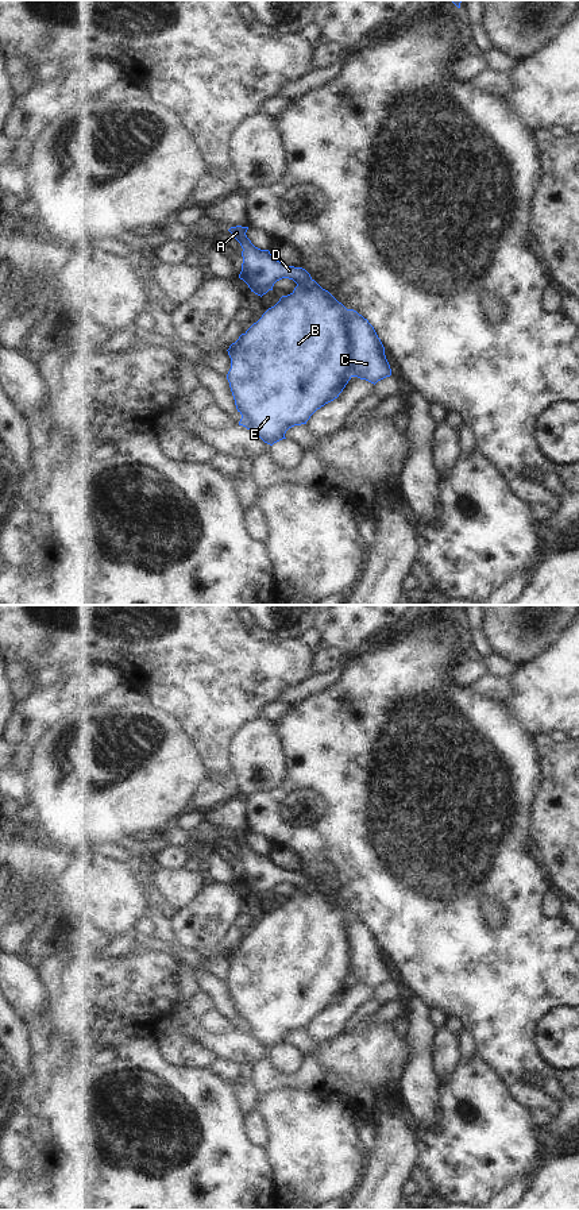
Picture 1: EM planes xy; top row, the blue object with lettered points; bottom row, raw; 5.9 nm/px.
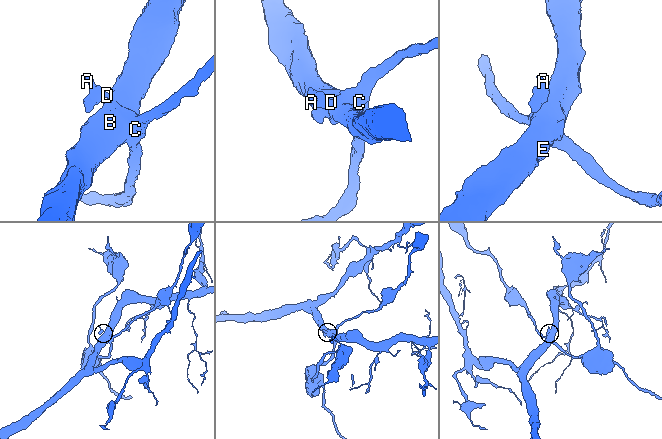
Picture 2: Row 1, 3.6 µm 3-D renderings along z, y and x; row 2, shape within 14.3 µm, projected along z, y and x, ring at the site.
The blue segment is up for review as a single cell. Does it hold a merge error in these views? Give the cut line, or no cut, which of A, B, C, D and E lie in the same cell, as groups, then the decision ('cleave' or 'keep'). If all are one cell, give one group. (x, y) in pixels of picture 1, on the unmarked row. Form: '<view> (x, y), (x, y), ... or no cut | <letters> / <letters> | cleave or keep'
xy (344, 912), (343, 921), (350, 947), (352, 981) | A C D / B E | cleave

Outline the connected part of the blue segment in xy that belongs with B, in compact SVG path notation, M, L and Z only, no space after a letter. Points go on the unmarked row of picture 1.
M314 885L297 889L290 899L282 901L229 951L227 984L242 1020L239 1030L273 1051L286 1044L289 1033L306 1029L317 1014L339 1002L352 982L344 913Z

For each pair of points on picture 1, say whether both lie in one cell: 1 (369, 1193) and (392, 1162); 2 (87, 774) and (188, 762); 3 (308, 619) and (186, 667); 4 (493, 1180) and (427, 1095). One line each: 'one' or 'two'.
1: one
2: one
3: two
4: two

